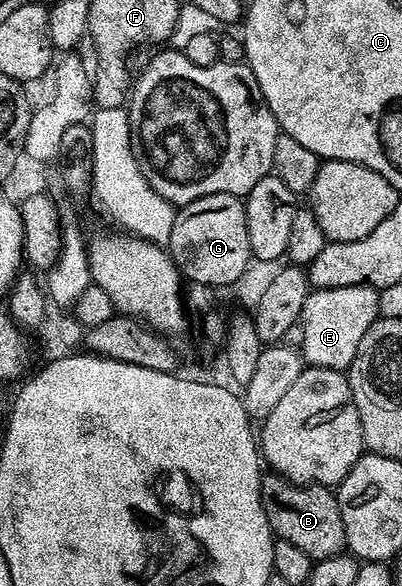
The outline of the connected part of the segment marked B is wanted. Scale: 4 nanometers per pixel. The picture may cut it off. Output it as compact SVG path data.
M274 473L264 474L259 484L265 517L278 538L297 545L297 549L302 549L304 553L309 553L312 561L328 559L344 550L347 541L345 525L341 521L339 500L332 488L320 487L318 483L290 483L282 475Z

